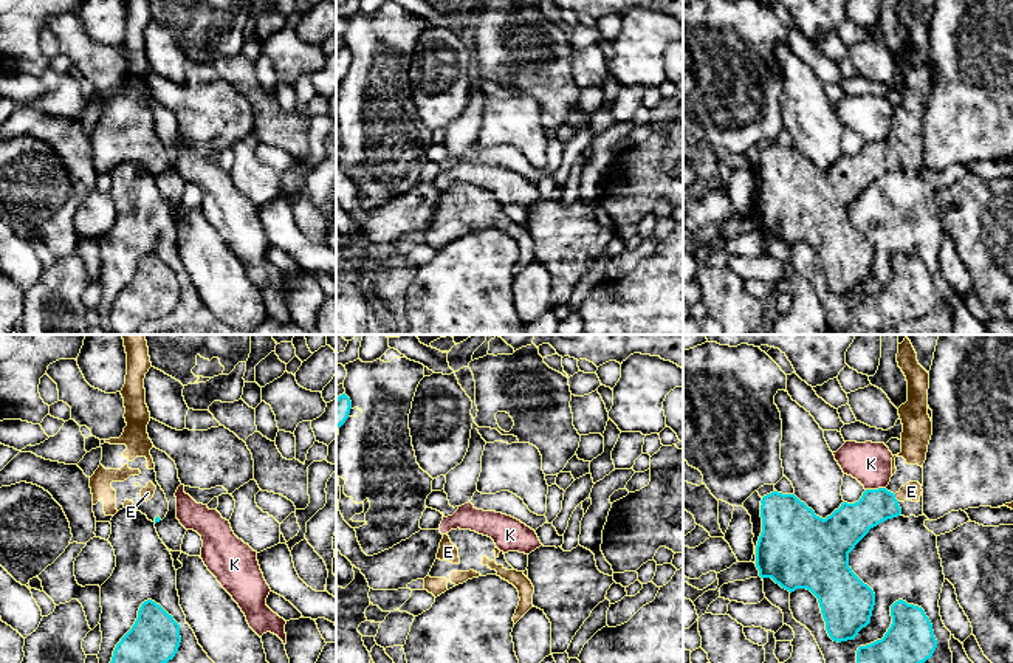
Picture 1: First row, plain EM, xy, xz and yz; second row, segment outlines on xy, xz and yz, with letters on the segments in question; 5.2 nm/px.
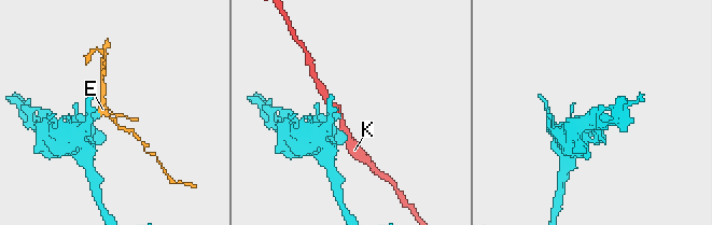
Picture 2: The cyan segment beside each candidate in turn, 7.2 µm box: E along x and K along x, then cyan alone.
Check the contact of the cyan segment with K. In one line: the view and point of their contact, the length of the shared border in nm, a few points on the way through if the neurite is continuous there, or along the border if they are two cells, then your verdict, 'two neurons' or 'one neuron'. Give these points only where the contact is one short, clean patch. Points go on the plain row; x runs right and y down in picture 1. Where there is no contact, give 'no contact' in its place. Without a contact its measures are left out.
yz (875, 143) | 110 nm | along yz (885, 140), (866, 143) | two neurons

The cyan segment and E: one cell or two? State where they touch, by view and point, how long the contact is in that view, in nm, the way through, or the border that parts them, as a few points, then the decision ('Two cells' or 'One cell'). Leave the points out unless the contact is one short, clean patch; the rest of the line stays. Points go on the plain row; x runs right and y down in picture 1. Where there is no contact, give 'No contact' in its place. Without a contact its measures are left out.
Touches cyan at yz (894, 151). Shared border 50 nm. One cell

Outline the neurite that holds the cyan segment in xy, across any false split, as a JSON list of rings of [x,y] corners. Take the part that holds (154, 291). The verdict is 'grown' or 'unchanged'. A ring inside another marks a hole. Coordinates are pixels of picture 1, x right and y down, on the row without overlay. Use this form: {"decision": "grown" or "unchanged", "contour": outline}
{"decision": "unchanged", "contour": [[[147,252],[110,314],[116,335],[133,335],[144,324],[172,313],[181,296],[180,277],[160,257]]]}

